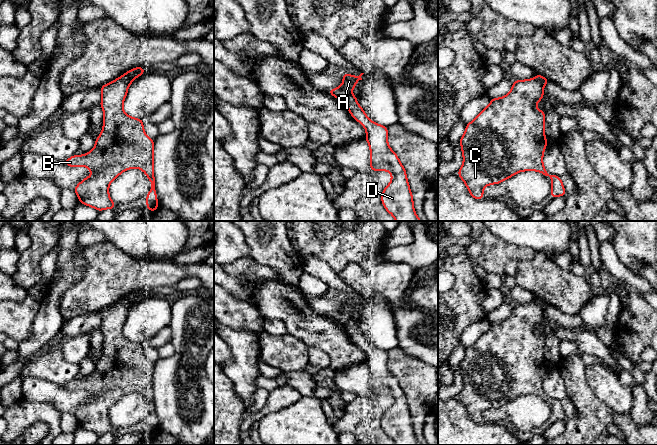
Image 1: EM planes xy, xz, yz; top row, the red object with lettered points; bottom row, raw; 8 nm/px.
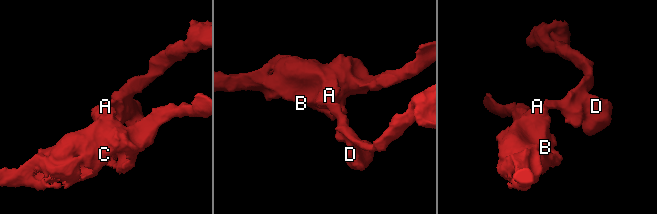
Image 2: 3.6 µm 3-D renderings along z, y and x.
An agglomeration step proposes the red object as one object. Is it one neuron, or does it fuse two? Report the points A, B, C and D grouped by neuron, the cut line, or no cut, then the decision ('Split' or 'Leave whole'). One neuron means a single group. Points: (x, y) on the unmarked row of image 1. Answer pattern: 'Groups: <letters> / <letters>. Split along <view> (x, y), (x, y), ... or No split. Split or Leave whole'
Groups: A B C / D. Split along xy (119, 301), (128, 309). Split

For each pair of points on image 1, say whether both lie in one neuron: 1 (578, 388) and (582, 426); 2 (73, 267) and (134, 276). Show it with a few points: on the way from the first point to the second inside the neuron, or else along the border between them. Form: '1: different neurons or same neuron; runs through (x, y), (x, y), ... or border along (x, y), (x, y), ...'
1: same neuron; runs through (582, 397), (586, 417)
2: different neurons; border along (83, 246), (78, 254), (84, 274), (69, 287)

